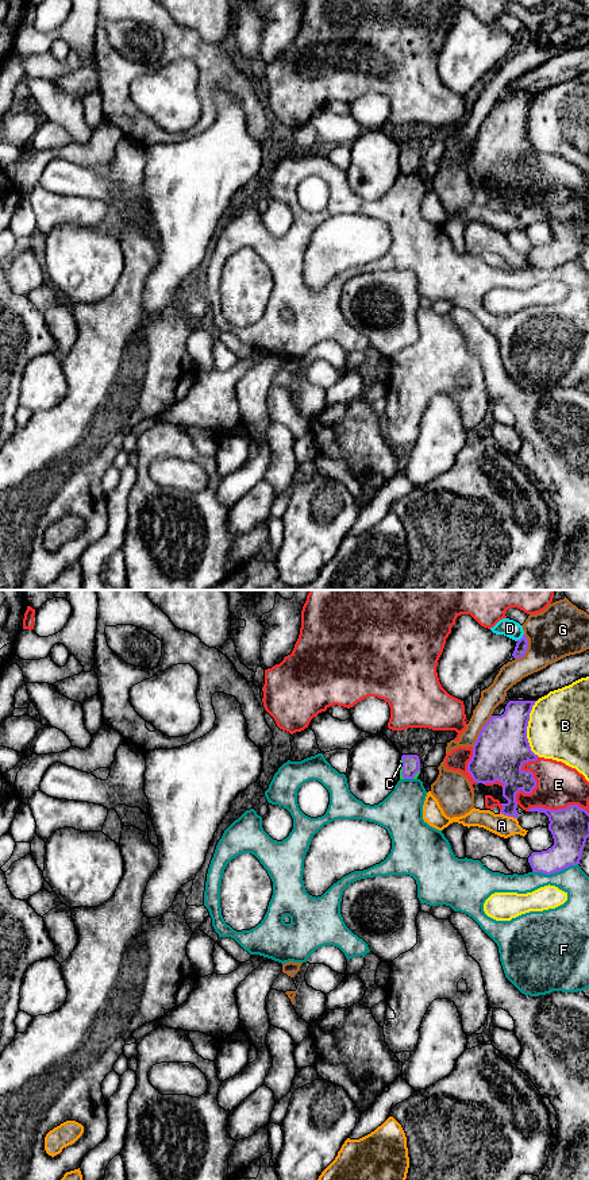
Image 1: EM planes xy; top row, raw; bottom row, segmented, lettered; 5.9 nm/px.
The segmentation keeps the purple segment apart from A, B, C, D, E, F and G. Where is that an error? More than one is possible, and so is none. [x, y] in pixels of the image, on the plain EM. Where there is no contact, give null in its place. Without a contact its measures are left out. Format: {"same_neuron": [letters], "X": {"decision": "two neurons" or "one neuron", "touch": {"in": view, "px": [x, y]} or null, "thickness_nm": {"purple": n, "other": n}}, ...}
{"same_neuron": ["C"], "A": {"decision": "two neurons", "touch": {"in": "xy", "px": [508, 211]}, "thickness_nm": {"purple": 150, "other": 130}}, "B": {"decision": "two neurons", "touch": {"in": "xy", "px": [526, 124]}, "thickness_nm": {"purple": 320, "other": 360}}, "C": {"decision": "one neuron", "touch": {"in": "xy", "px": [403, 164]}, "thickness_nm": {"purple": 110, "other": 30}}, "D": {"decision": "two neurons", "touch": {"in": "xy", "px": [522, 33]}, "thickness_nm": {"purple": 70, "other": 110}}, "E": {"decision": "two neurons", "touch": {"in": "xy", "px": [534, 174]}, "thickness_nm": {"purple": 300, "other": 260}}, "F": {"decision": "two neurons", "touch": {"in": "xy", "px": [554, 267]}, "thickness_nm": {"purple": 200, "other": 160}}, "G": {"decision": "two neurons", "touch": {"in": "xy", "px": [481, 126]}, "thickness_nm": {"purple": 320, "other": 120}}}

